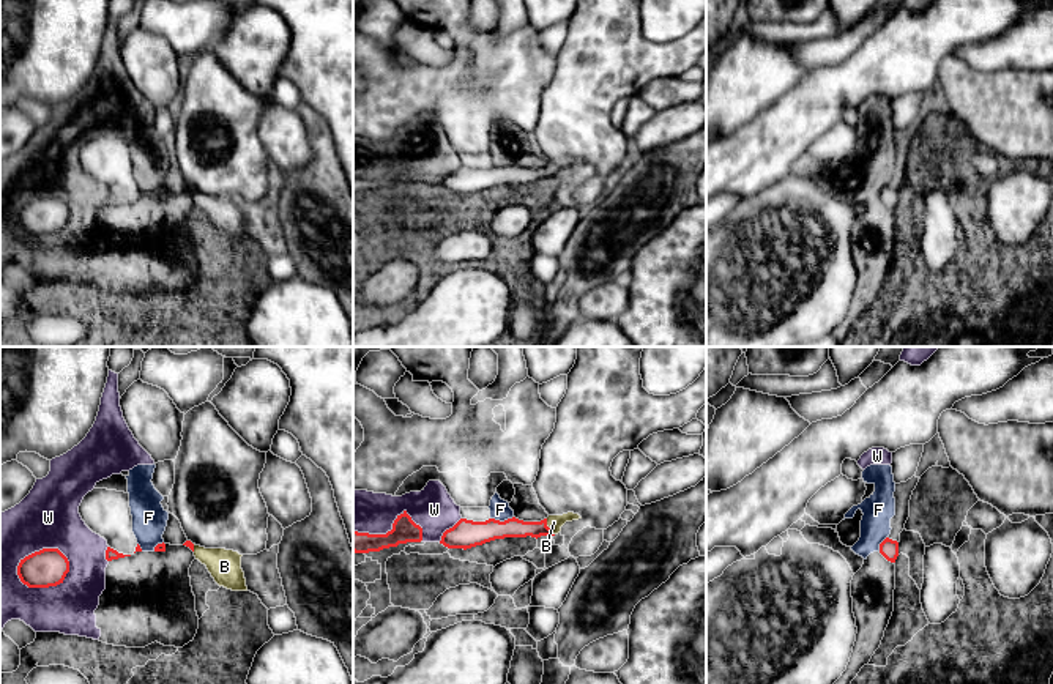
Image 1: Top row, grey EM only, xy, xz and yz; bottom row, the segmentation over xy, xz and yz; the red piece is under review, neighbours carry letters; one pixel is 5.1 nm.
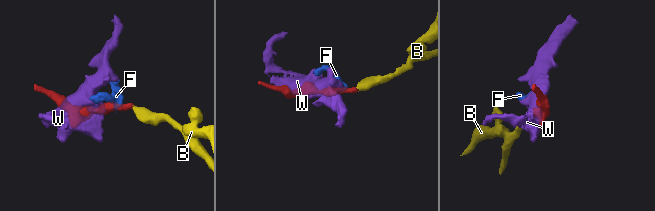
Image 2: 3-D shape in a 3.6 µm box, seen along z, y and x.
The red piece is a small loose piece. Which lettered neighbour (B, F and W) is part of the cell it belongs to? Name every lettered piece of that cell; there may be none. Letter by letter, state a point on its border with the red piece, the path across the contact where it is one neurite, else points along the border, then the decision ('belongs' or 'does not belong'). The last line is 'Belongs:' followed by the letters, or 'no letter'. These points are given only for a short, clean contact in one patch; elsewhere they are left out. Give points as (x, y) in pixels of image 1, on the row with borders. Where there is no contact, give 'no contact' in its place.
B: xz (547, 527) | across xz (513, 527), (547, 527), (554, 522) | belongs
F: xz (502, 522) | along xz (513, 516), (503, 520), (491, 519) | does not belong
W: xy (40, 550) | does not belong
Belongs: B

